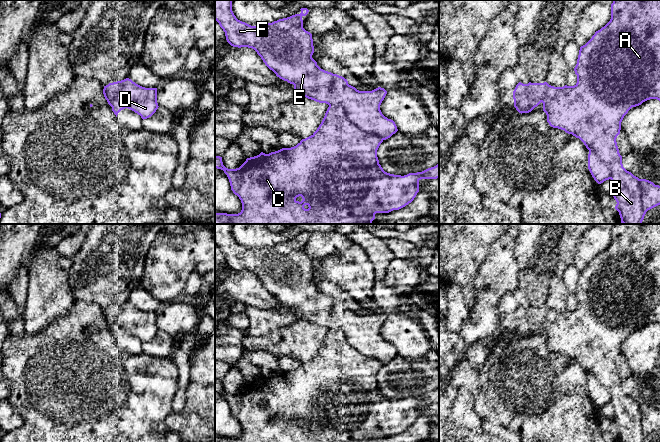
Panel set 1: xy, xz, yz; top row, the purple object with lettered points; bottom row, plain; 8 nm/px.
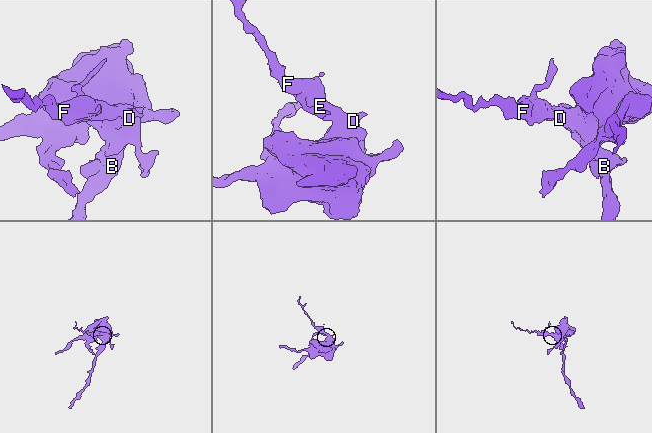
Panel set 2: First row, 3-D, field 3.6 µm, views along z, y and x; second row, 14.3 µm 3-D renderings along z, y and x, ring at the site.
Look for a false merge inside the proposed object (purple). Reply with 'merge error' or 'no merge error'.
merge error

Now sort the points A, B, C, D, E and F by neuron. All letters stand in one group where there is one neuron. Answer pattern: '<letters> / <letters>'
A B C / D E F

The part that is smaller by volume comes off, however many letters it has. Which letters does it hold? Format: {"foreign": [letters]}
{"foreign": ["D", "E", "F"]}

